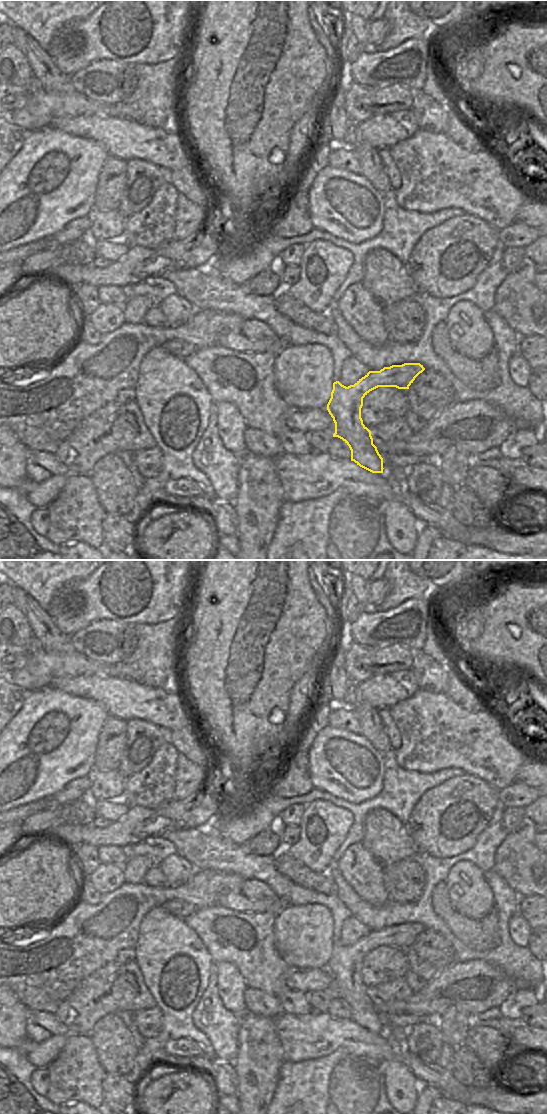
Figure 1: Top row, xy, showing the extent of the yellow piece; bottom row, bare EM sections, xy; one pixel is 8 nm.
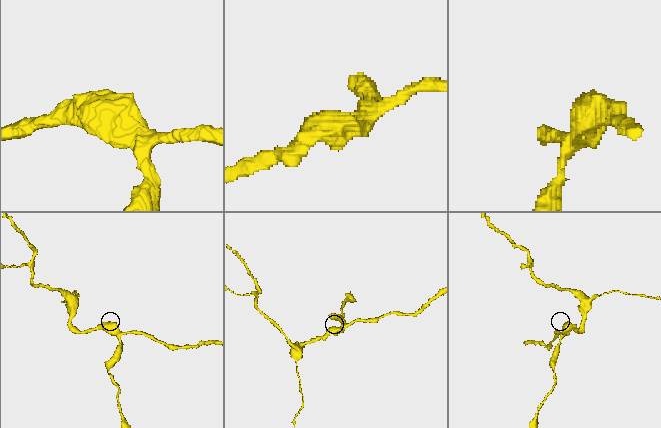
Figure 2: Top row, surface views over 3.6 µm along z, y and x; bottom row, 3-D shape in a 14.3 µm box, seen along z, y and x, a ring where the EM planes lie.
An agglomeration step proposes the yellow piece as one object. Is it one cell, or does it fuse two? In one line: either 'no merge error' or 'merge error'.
no merge error

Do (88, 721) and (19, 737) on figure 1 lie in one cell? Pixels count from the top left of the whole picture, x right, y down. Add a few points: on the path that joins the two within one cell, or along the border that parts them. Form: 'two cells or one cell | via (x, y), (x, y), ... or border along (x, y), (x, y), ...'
one cell | via (71, 712), (60, 706), (53, 707), (35, 720)

